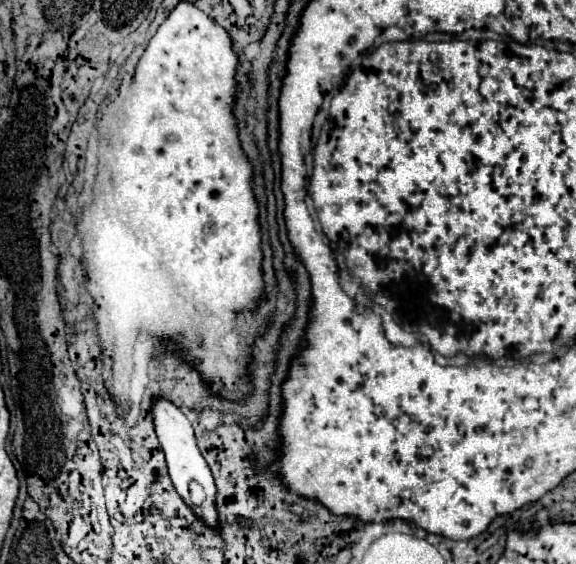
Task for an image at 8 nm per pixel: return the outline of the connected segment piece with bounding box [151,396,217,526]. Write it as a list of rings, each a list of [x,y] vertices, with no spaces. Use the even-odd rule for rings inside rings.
[[[157,396],[151,400],[151,414],[153,414],[153,426],[155,426],[155,434],[163,446],[165,458],[167,458],[167,466],[169,466],[169,476],[173,486],[177,488],[179,496],[195,510],[195,514],[207,524],[207,526],[217,526],[217,512],[215,512],[215,484],[213,484],[213,476],[211,470],[205,462],[205,458],[201,456],[197,442],[195,442],[195,434],[191,428],[189,418],[167,398]]]

